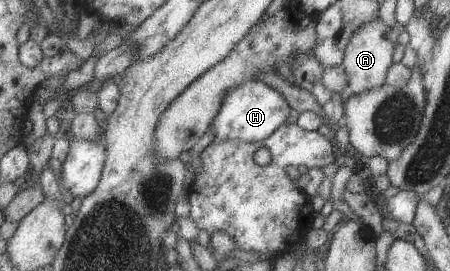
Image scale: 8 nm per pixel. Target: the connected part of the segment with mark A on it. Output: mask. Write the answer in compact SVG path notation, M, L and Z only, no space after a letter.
M375 16L372 20L359 24L351 34L344 49L341 66L346 73L348 90L351 94L361 93L365 90L376 88L384 83L386 71L392 64L393 43L387 39L389 27Z

